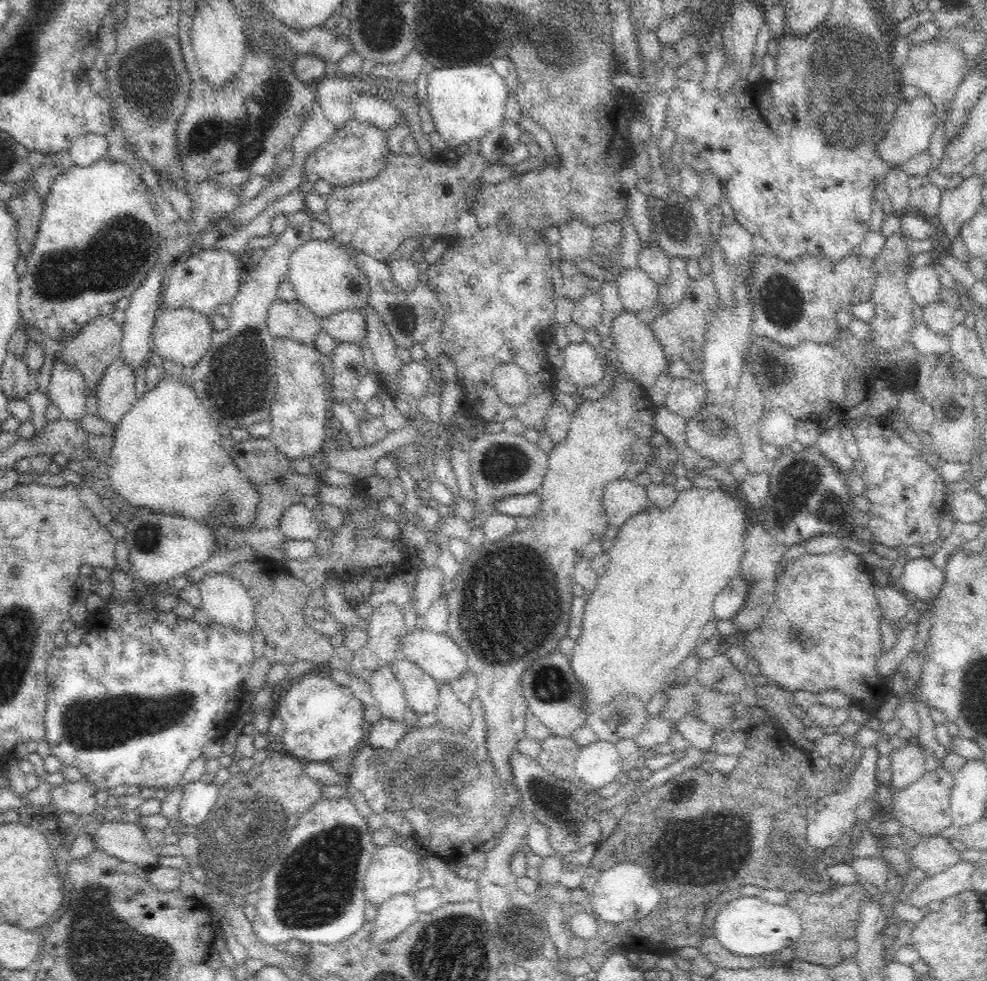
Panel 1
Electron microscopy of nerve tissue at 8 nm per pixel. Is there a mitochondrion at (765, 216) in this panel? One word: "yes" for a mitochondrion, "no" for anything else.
no

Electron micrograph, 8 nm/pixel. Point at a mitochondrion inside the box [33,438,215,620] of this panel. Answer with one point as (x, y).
(149, 535)

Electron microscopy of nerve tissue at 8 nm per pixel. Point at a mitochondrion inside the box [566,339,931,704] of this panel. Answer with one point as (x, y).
(801, 491)

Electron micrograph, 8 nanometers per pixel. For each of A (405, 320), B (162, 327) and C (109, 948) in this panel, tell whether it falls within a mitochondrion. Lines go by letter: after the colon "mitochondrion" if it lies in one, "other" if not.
A: mitochondrion
B: other
C: mitochondrion

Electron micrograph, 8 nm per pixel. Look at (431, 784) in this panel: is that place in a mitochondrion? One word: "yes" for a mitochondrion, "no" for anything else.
yes

